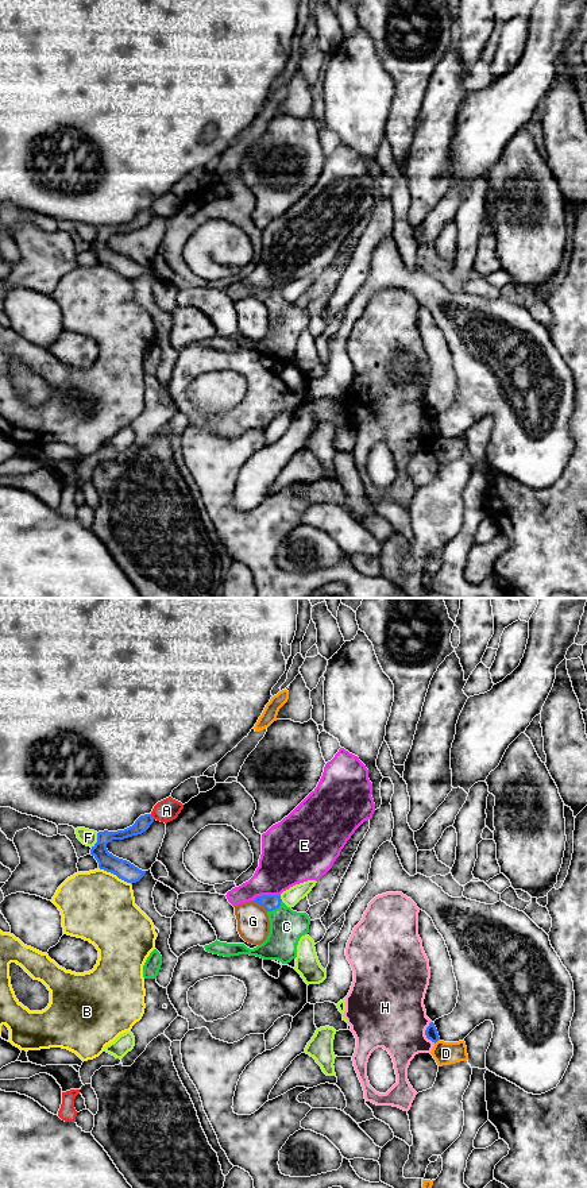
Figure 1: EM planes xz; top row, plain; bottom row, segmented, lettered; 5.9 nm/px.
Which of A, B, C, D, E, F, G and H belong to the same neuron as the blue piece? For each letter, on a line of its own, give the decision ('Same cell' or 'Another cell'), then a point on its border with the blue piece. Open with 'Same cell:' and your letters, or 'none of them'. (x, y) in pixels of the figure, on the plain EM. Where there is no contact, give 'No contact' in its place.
Same cell: C
A: Another cell. Touches blue at xz (151, 212)
B: Another cell. Touches blue at xz (115, 269)
C: Same cell. Touches blue at xz (275, 303)
D: Another cell. Touches blue at xz (437, 435)
E: Another cell. Touches blue at xz (266, 290)
F: Another cell. Touches blue at xz (97, 235)
G: Another cell. Touches blue at xz (261, 300)
H: Another cell. Touches blue at xz (425, 428)

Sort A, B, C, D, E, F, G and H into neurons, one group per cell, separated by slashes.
A / B / C / D F / E / G / H

